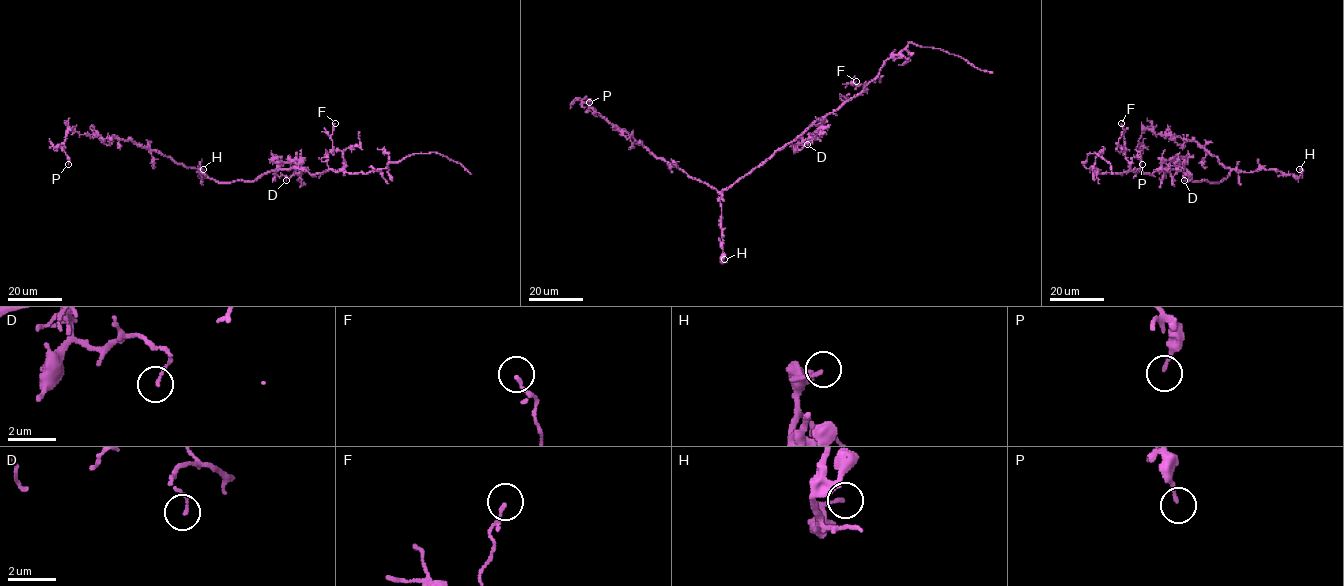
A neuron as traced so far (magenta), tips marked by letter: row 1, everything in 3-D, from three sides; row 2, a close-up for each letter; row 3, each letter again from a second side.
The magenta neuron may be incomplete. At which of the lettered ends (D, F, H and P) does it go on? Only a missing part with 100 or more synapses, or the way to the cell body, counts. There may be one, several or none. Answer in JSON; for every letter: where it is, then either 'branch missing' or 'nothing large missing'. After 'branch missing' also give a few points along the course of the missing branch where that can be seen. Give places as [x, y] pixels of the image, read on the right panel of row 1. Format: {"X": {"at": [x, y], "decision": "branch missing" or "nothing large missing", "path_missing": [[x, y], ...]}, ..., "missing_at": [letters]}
{"D": {"at": [1184, 180], "decision": "nothing large missing"}, "F": {"at": [1121, 123], "decision": "nothing large missing"}, "H": {"at": [1299, 169], "decision": "nothing large missing"}, "P": {"at": [1142, 164], "decision": "nothing large missing"}, "missing_at": []}

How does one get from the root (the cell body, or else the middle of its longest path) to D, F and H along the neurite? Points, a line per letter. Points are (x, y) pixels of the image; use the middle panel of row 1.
D: (775, 152), (822, 118), (822, 126), (805, 139), (797, 150), (807, 144)
F: (775, 152), (816, 121), (859, 94), (865, 87), (863, 84), (852, 83), (856, 81)
H: (775, 152), (722, 192), (721, 262), (724, 259)

